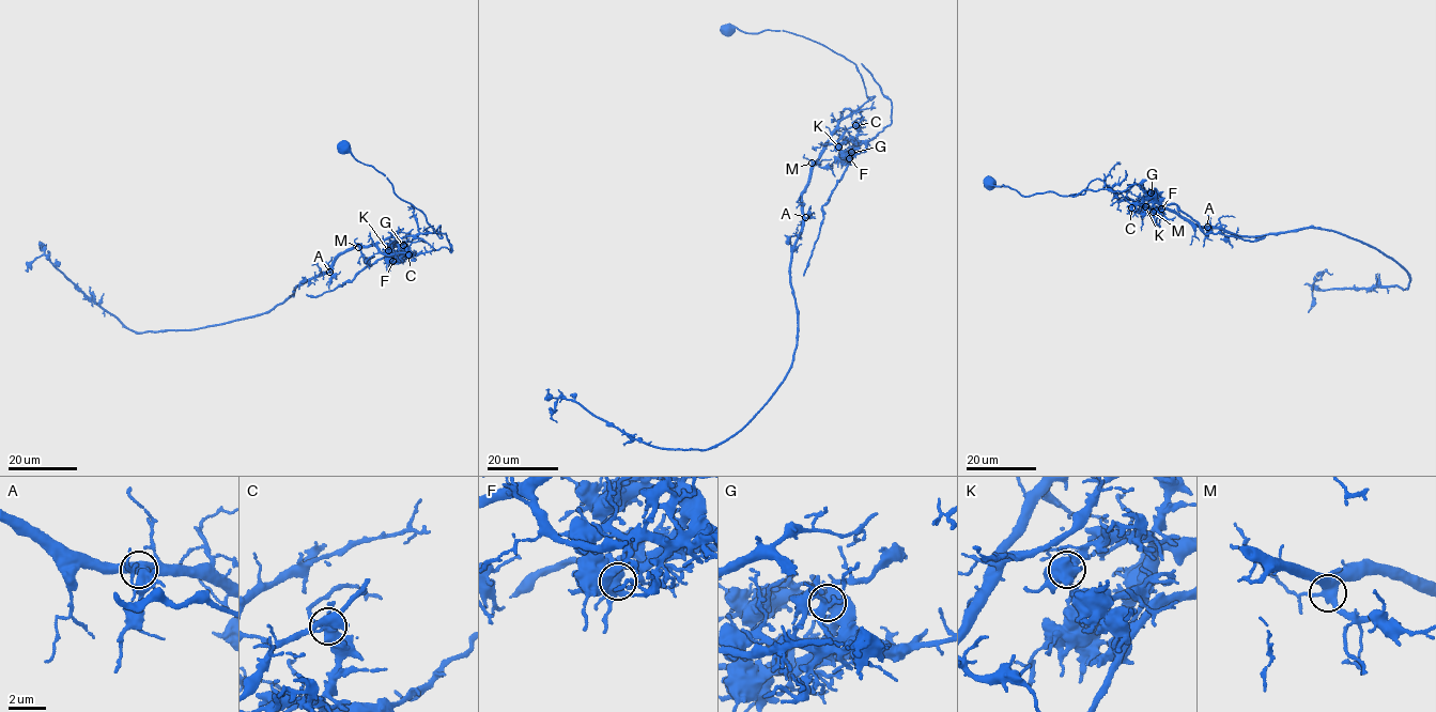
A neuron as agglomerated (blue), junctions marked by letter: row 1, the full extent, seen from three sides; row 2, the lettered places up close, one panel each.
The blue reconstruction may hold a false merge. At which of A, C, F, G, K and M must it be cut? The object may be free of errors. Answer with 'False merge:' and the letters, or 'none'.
False merge: C

